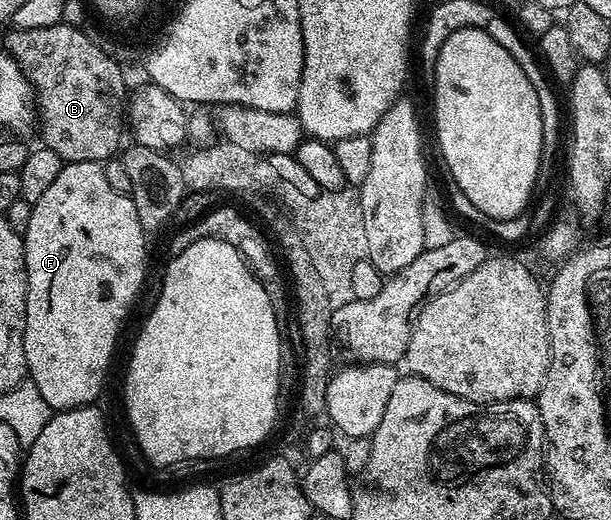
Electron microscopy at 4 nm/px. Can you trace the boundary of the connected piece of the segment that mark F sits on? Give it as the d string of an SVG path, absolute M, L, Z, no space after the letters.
M70 161L59 171L54 185L32 205L31 223L27 223L25 239L25 266L27 267L27 311L25 312L25 354L27 355L28 380L39 387L39 395L47 399L50 410L79 409L89 407L105 389L105 376L109 373L109 364L113 361L113 352L117 349L117 336L121 333L121 324L145 281L145 237L146 229L139 223L135 203L128 193L115 191L107 183L105 167L99 161Z

